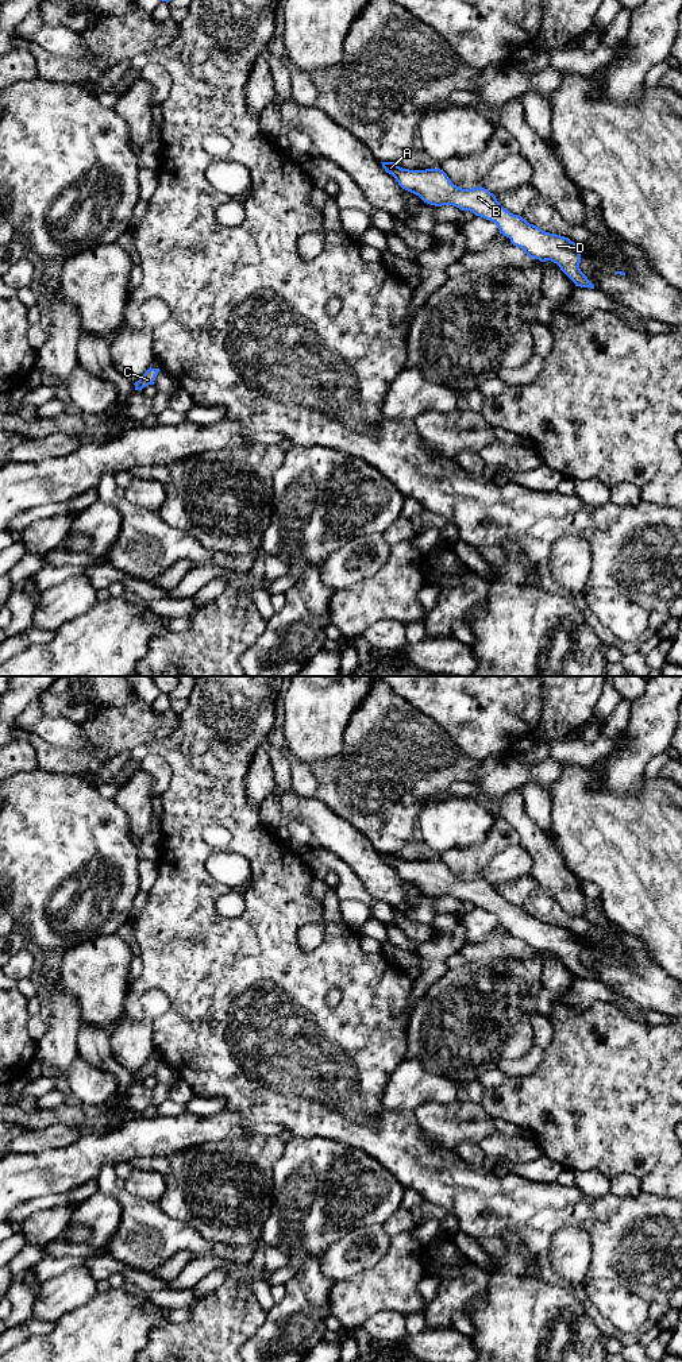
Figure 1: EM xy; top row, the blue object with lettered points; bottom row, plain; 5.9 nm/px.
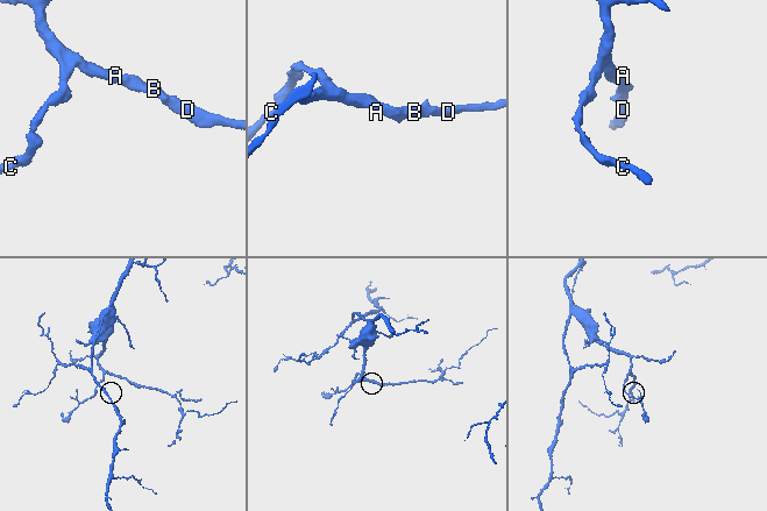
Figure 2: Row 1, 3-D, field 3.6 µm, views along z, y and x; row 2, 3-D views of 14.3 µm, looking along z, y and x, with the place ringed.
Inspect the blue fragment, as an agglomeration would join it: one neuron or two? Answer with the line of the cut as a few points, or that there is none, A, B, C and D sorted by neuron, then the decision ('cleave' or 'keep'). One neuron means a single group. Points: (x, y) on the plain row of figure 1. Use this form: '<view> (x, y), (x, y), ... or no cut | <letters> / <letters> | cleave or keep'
no cut | A B C D | keep

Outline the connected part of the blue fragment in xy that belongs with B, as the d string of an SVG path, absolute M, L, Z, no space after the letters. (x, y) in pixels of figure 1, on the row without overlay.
M394 853L381 854L385 863L392 865L402 880L419 887L424 894L435 898L454 896L461 902L470 902L475 907L481 907L486 911L496 914L500 925L509 929L513 937L523 939L529 949L539 950L540 953L551 952L560 958L560 961L575 975L575 977L594 980L594 976L579 960L581 945L575 939L574 933L571 933L569 929L546 923L539 918L529 915L521 907L510 904L497 892L496 887L488 880L482 877L473 880L462 880L454 876L447 868L447 865L439 859L425 861L409 861L397 857Z

